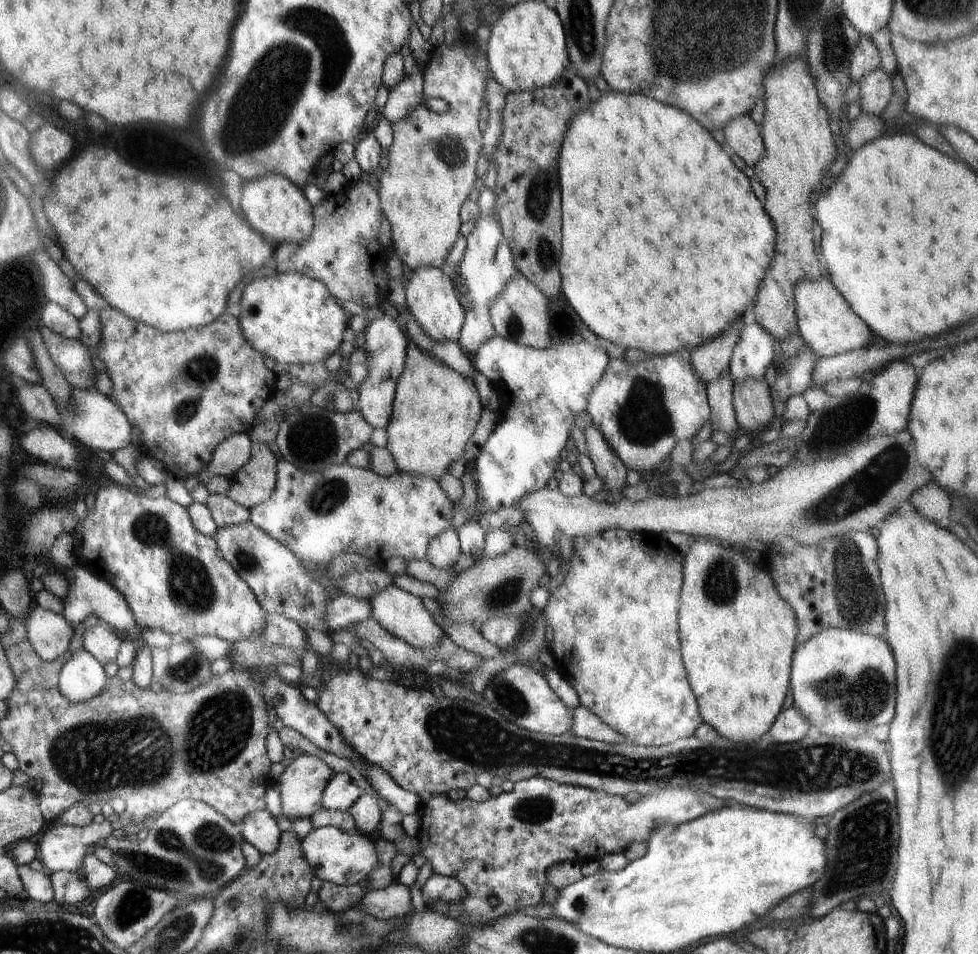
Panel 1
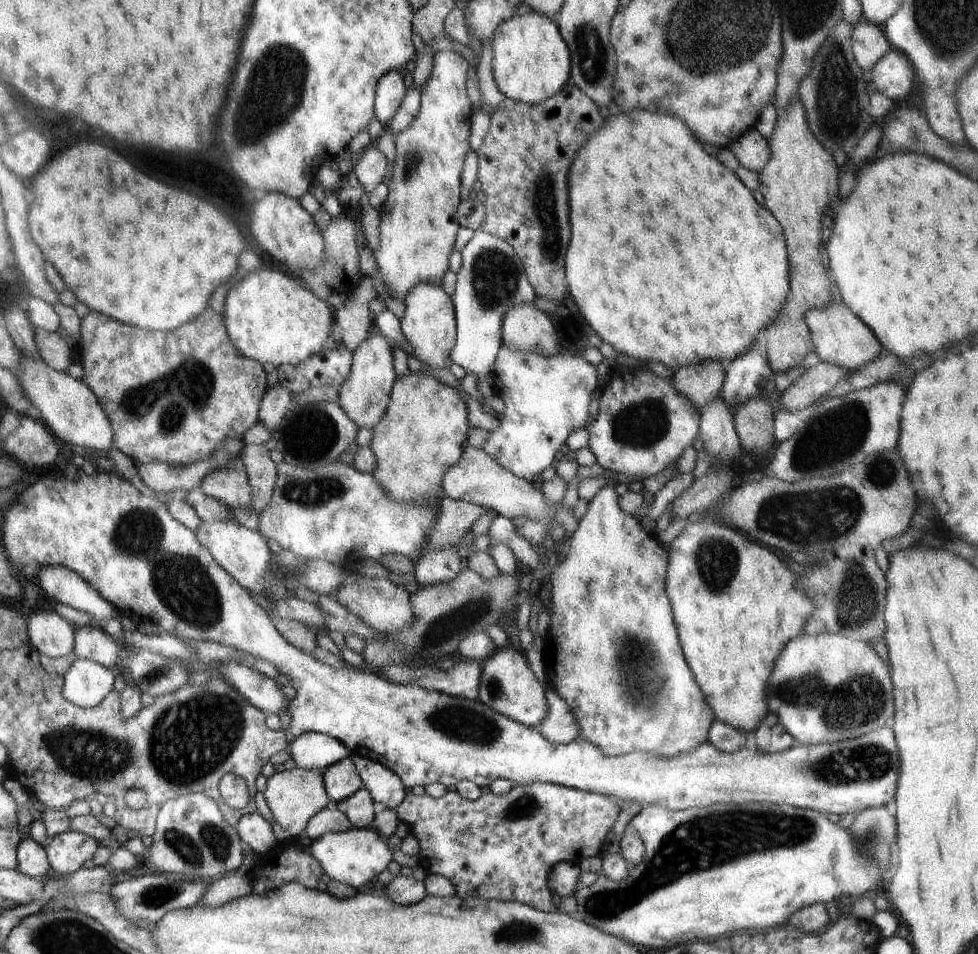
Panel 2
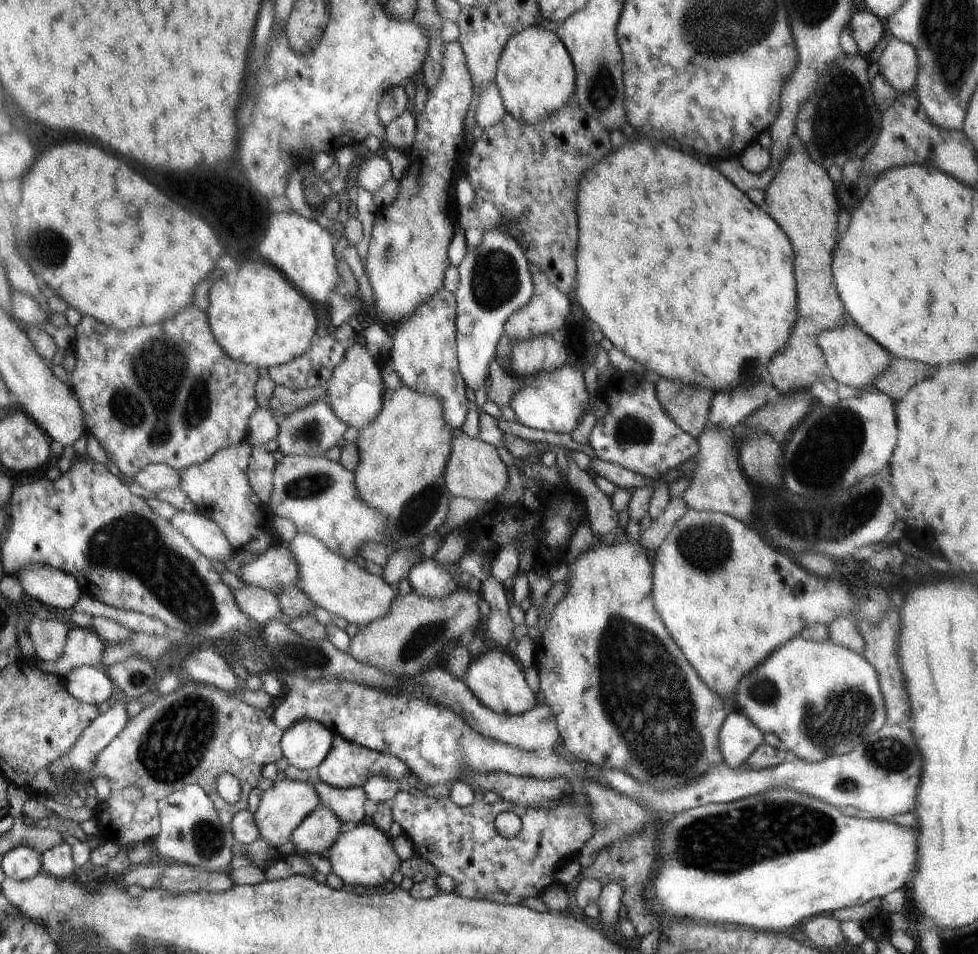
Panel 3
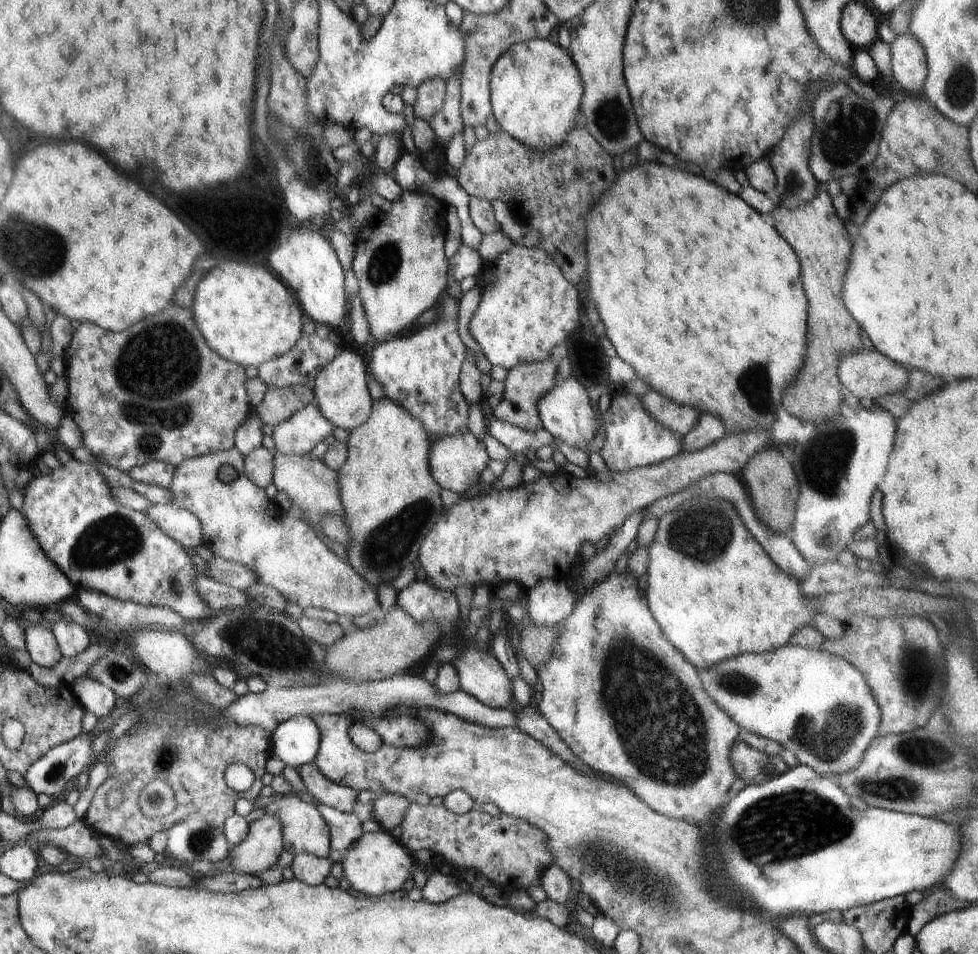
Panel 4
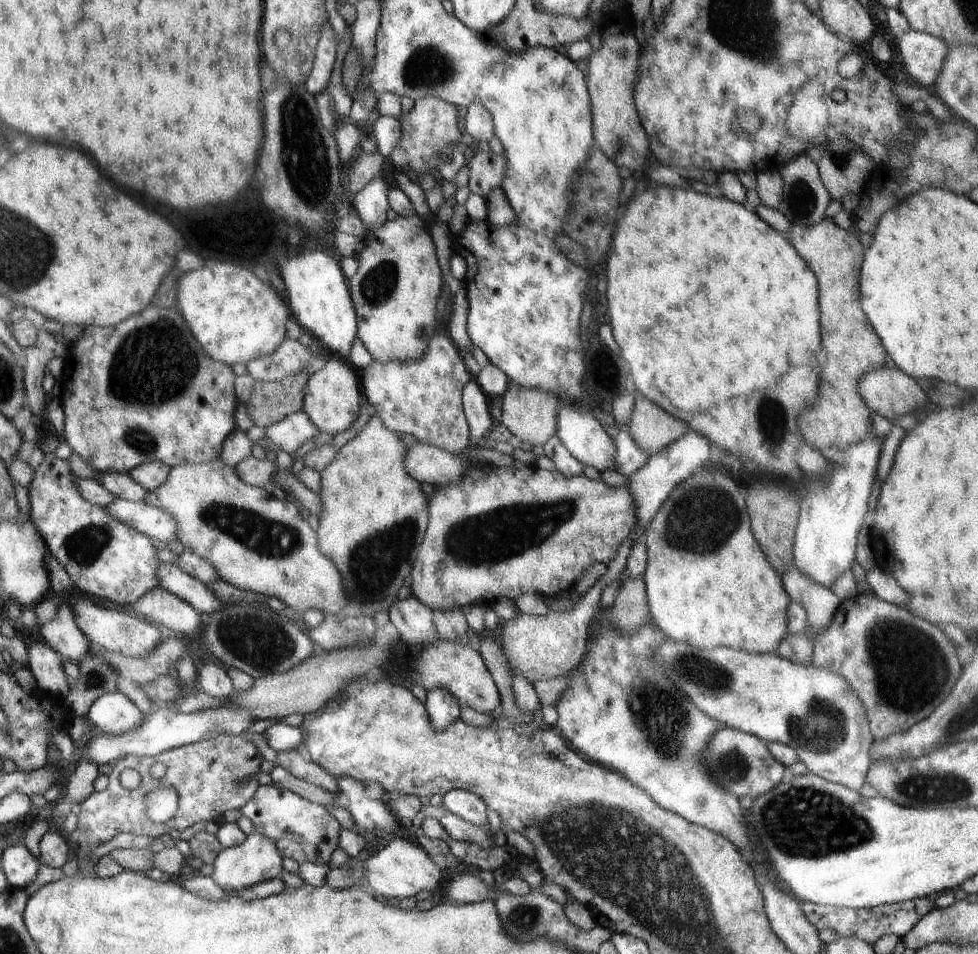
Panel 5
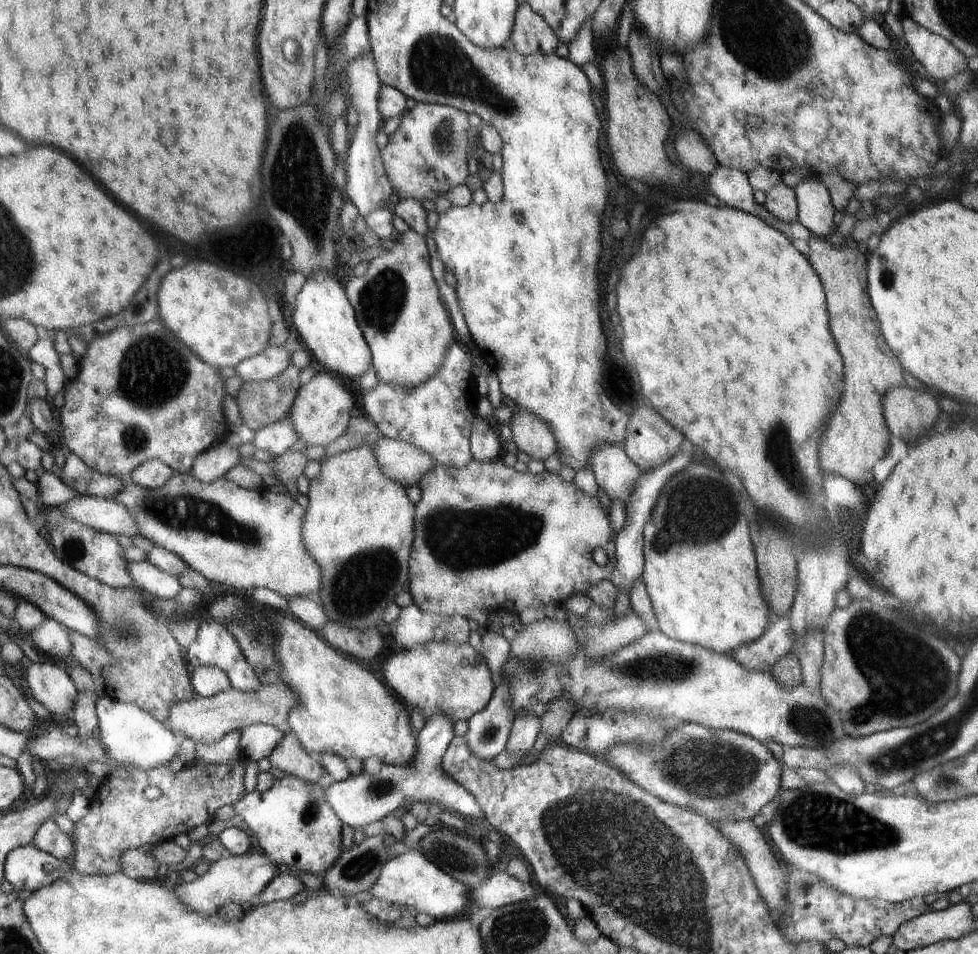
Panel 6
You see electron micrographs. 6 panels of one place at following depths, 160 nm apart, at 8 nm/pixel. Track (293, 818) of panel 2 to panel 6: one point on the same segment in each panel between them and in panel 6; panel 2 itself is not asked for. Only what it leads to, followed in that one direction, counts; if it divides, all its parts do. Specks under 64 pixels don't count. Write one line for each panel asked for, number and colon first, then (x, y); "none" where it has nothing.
3: (282, 808)
4: (261, 850)
5: (257, 859)
6: (235, 879)

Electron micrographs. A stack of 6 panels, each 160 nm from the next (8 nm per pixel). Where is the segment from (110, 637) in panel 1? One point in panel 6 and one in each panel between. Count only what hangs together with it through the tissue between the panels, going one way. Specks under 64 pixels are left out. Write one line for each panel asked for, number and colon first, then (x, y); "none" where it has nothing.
2: (91, 643)
3: (83, 646)
4: (72, 639)
5: (62, 634)
6: (50, 638)

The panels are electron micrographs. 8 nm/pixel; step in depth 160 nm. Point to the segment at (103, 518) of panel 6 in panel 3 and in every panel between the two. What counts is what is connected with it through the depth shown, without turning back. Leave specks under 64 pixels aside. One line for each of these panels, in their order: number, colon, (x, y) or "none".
3: (204, 534)
4: (181, 525)
5: (154, 522)

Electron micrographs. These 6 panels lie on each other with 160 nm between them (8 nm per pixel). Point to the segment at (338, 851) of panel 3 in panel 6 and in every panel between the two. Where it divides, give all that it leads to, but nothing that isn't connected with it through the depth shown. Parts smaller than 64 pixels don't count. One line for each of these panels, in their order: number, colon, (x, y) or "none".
4: (377, 863)
5: (401, 869)
6: (410, 879)

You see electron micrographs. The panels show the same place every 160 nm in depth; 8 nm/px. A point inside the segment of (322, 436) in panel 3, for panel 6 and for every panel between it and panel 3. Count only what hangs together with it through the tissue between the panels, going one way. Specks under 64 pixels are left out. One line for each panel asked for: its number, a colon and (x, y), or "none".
4: (299, 434)
5: (293, 434)
6: (277, 438)

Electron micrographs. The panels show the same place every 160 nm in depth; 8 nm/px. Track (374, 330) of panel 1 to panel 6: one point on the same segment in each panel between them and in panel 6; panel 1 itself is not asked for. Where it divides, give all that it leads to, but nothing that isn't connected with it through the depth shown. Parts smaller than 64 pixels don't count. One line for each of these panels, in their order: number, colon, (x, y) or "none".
2: (364, 395)
3: (355, 390)
4: (341, 391)
5: (332, 399)
6: (321, 412)

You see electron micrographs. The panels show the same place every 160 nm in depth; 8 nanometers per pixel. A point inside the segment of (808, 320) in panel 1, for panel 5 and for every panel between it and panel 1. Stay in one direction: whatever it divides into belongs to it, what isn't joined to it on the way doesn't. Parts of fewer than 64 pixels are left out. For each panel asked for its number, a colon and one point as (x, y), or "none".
2: (840, 338)
3: (853, 358)
4: (868, 374)
5: (890, 393)

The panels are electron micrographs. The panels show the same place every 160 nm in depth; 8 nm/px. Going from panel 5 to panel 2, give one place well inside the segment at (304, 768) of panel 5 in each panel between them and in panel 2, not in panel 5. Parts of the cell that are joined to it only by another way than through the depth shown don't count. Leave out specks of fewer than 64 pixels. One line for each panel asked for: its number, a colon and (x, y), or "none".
2: (359, 808)
3: (347, 804)
4: (341, 798)

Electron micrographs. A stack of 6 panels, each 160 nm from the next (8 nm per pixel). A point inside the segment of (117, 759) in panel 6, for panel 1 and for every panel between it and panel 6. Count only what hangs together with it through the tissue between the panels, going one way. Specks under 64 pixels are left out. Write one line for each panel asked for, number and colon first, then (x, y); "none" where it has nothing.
1: (82, 678)
2: (86, 684)
3: (90, 684)
4: (98, 699)
5: (115, 713)

